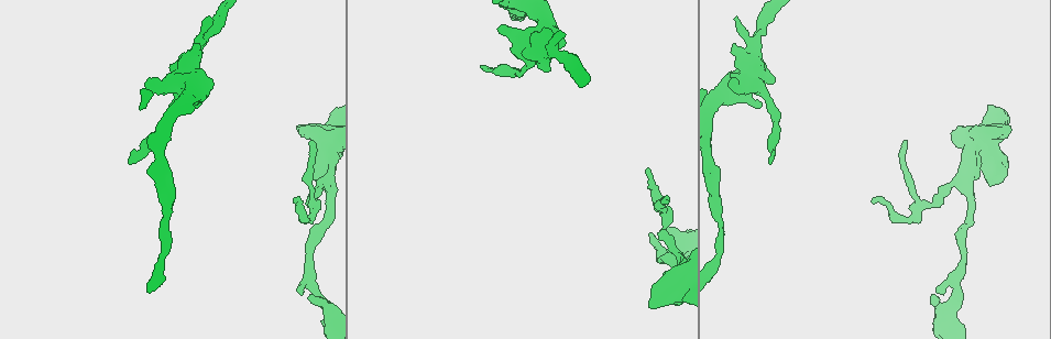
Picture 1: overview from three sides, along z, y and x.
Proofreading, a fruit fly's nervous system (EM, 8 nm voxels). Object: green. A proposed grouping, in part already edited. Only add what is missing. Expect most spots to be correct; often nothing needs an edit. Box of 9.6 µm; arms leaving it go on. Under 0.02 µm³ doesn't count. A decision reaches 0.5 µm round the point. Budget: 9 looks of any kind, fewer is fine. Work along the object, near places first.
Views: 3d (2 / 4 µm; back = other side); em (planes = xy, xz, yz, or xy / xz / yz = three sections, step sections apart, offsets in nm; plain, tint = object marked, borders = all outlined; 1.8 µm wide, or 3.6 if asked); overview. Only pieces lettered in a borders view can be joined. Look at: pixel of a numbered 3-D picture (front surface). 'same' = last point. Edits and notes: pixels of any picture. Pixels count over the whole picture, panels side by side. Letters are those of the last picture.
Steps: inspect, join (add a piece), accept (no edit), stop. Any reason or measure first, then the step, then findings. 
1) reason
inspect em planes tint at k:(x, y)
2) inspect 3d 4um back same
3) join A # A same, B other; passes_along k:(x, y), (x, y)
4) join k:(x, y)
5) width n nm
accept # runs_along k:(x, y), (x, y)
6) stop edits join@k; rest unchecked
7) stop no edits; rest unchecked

thin end
inspect em planes borders at 1:(905, 142)

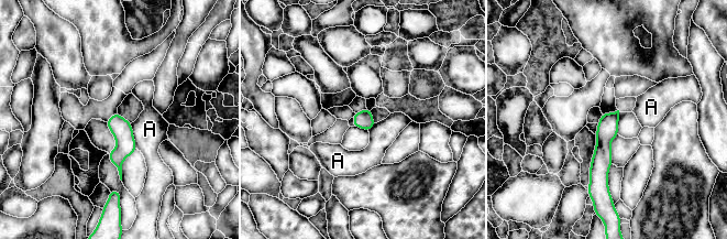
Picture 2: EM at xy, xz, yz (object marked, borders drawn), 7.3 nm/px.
width 130 nm
accept # A other; runs_along 2:(616, 115), (603, 139), (604, 186); none of them fits

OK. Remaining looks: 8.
thick turns thin
inspect 3d 2um at 1:(324, 158)

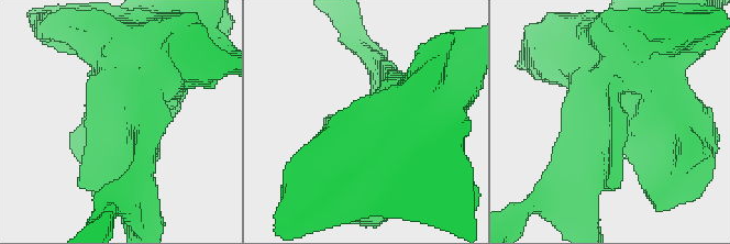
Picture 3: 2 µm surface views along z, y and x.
inspect em xz step 4 tint at 3:(614, 120)

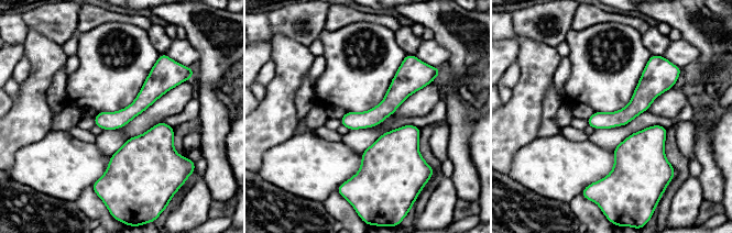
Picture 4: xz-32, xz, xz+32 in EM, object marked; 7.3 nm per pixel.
inspect em planes borders same

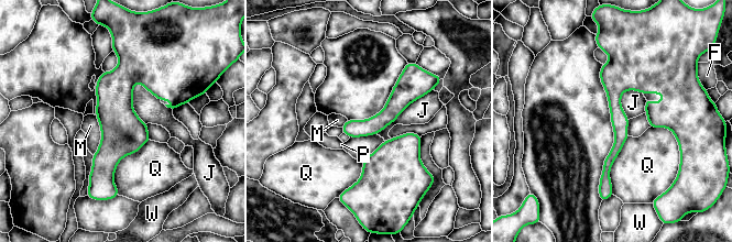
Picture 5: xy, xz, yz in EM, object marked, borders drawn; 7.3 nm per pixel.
accept # F other, J other, M other, P other, Q other, W other; border 5:(137, 81), (133, 110), (146, 123); none of them fits

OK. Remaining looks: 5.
an open end
inspect 3d 4um at 1:(872, 201)

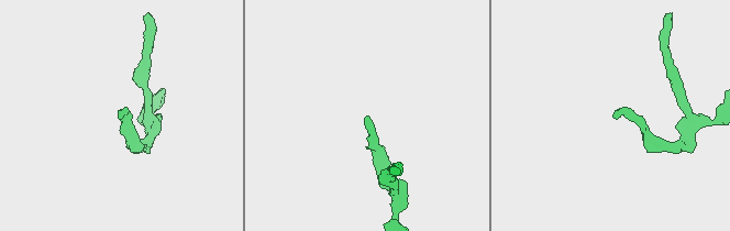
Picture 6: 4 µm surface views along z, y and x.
inspect em xy step 8 tint at 6:(612, 115)

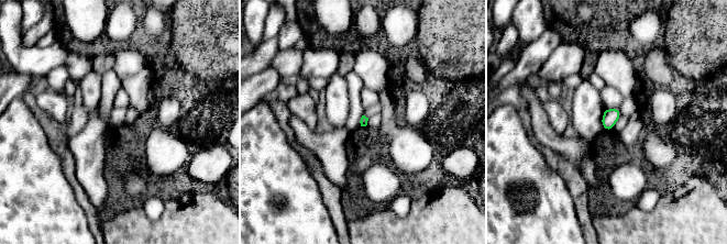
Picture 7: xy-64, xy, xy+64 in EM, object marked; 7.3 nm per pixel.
inspect em planes borders same

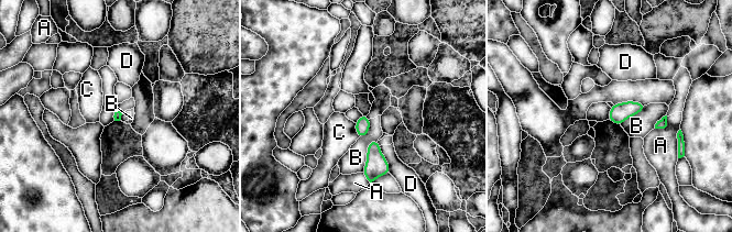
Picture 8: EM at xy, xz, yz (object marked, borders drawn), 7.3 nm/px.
longest_contact B 260 nm
accept # A other, B other, C other, D other; border 8:(377, 140), (369, 143), (362, 172); no lettered piece goes on from it

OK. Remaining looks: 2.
stop no edits; rest unchecked

